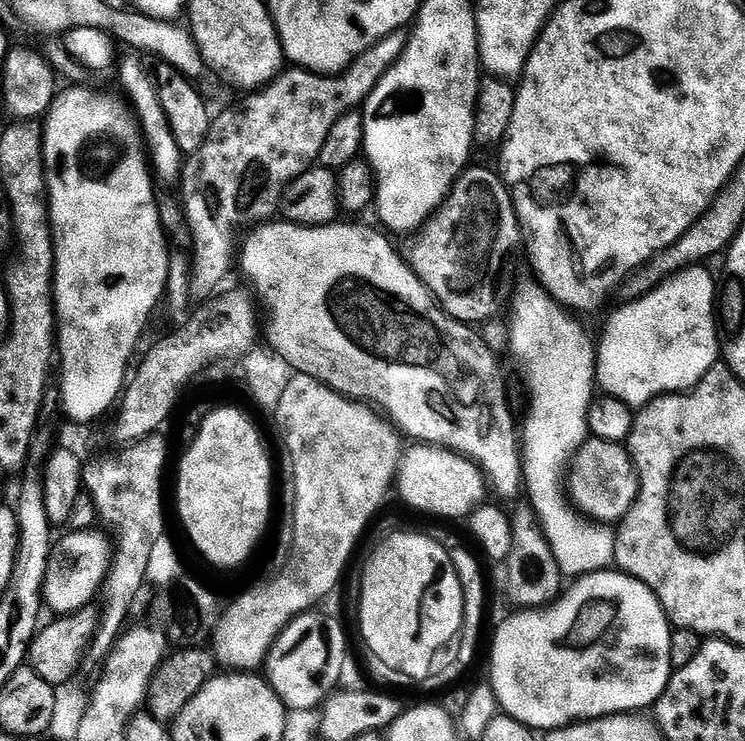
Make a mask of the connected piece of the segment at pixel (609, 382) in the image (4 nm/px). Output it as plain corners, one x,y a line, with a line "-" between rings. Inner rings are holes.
704,266
685,268
650,294
617,307
617,312
605,322
604,333
600,340
598,336
596,344
595,383
603,395
618,398
629,408
639,410
660,396
695,388
721,359
722,336
716,333
716,280
706,269

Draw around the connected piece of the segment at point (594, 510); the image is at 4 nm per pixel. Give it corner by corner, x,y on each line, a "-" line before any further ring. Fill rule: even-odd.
595,438
585,440
571,461
570,480
571,476
571,499
581,509
584,507
590,515
597,516
600,519
597,521
608,526
623,520
624,515
636,501
636,495
640,492
640,477
636,475
636,466
632,463
632,456
623,443
615,444
609,440

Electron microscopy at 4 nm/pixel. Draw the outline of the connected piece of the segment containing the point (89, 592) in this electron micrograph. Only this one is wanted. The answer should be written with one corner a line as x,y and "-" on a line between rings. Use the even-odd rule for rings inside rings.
72,532
69,534
65,540
57,539
55,541
52,556
48,559
48,569
46,570
46,578
44,579
44,599
46,601
47,607
52,607
56,614
71,614
73,612
78,612
84,609
87,609
89,606
88,603
96,596
96,591
101,591
102,585
107,581
109,571
112,566
112,561
114,559
114,544
108,541
108,536
104,532

